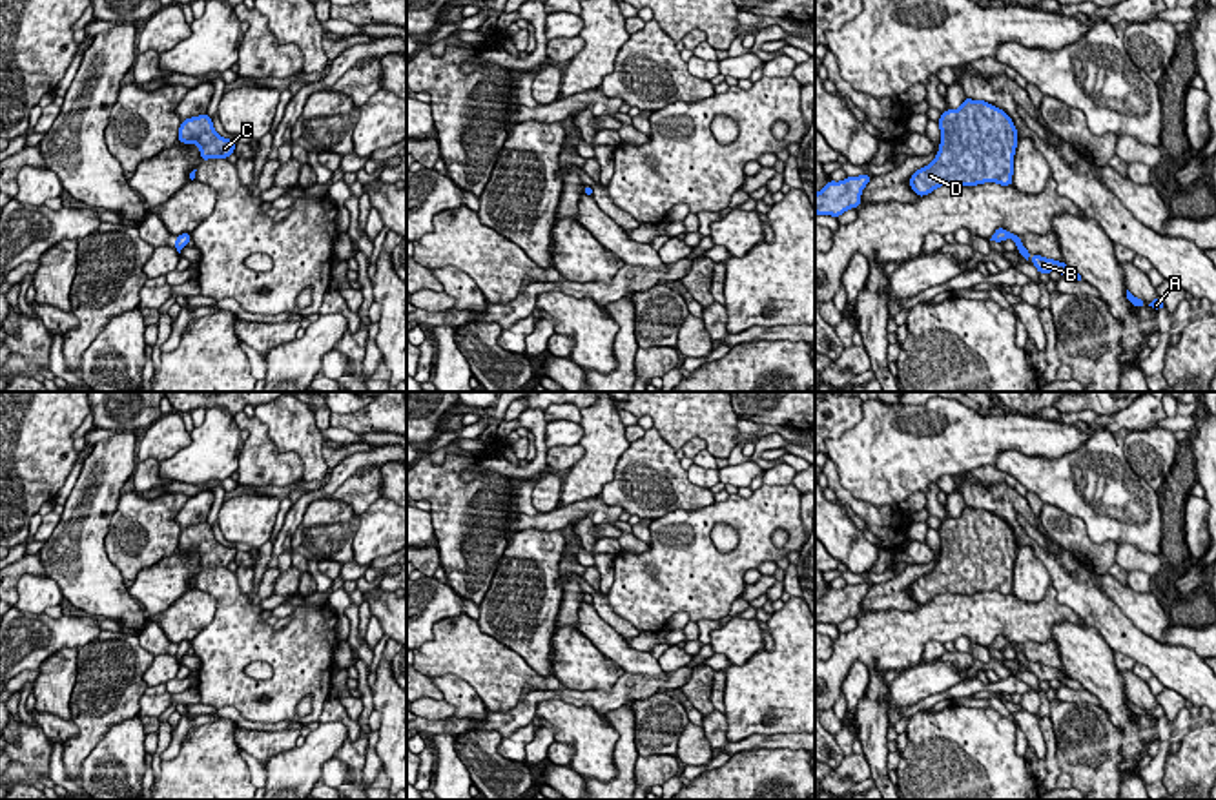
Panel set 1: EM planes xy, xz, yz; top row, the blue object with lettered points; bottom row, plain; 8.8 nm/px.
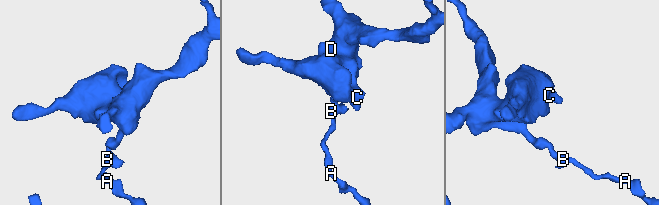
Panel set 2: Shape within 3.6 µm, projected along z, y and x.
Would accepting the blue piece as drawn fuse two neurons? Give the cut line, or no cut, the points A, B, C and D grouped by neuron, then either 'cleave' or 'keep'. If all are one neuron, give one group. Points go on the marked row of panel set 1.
cut none; groups A B C D; keep

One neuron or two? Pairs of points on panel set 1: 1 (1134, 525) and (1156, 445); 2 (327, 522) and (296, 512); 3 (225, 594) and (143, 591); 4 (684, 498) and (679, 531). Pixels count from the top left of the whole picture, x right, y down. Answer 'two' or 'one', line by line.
1: two
2: two
3: two
4: two

